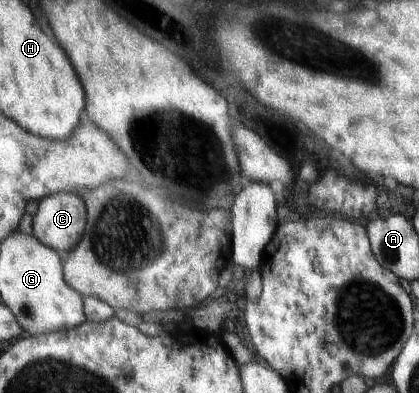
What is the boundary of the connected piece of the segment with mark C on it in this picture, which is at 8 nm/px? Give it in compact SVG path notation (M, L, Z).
M57 193L40 202L34 235L64 257L83 241L88 230L88 204L79 194Z

